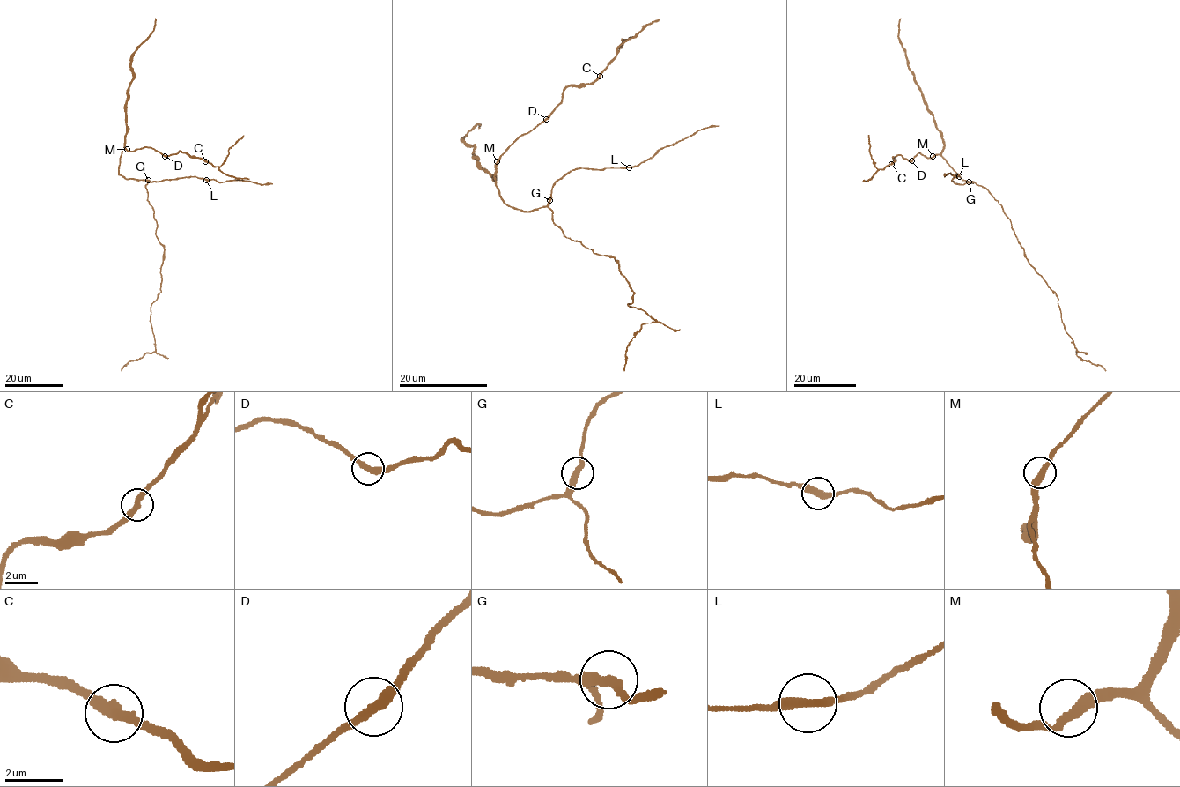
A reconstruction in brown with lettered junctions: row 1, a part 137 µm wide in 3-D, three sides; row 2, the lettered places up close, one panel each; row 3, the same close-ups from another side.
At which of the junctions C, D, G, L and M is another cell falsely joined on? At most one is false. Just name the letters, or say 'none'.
none

